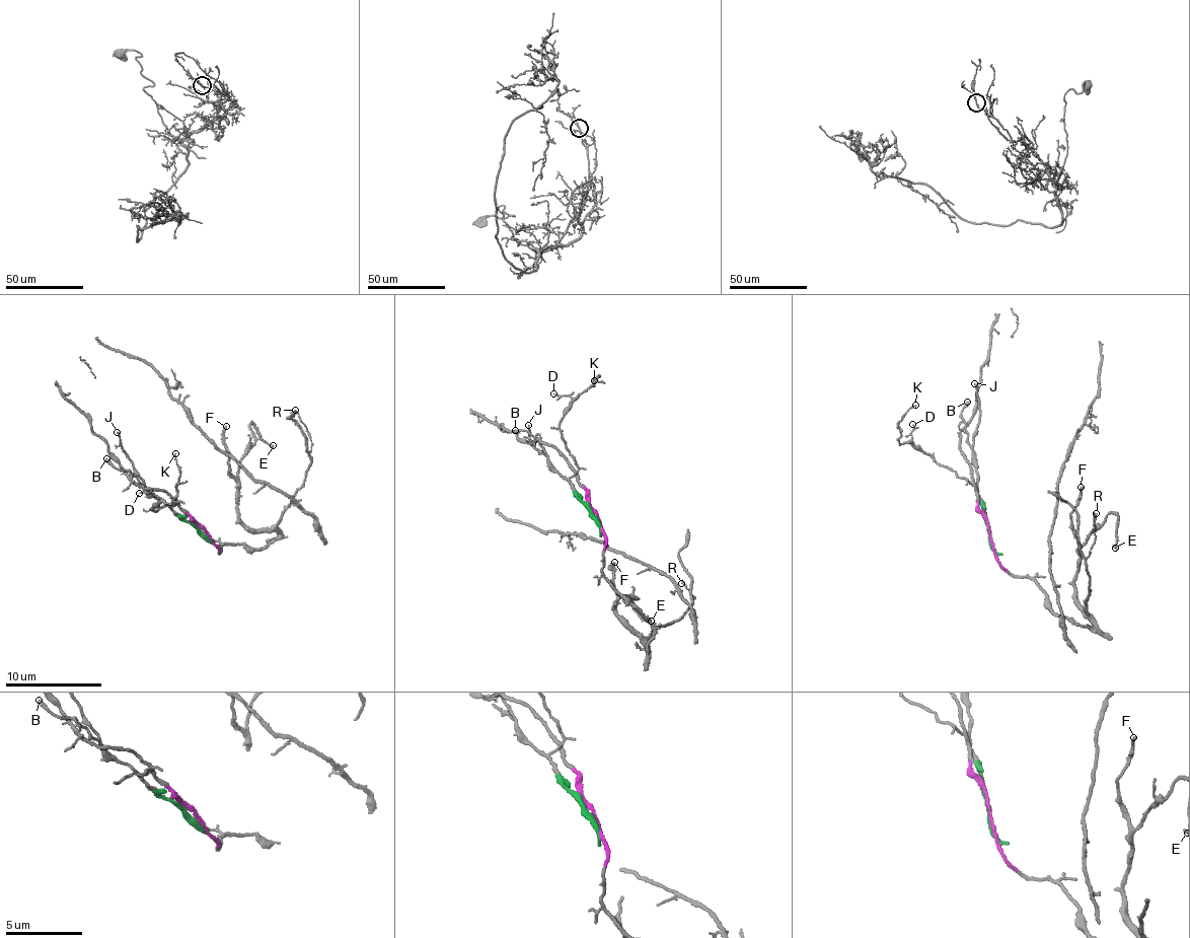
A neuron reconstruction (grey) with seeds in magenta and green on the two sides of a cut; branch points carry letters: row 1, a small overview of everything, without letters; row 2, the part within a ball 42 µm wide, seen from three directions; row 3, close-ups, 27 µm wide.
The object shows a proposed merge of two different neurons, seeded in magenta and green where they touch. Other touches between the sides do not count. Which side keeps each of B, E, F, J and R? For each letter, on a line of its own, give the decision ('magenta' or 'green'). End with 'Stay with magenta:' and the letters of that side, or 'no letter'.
B: green
E: magenta
F: magenta
J: green
R: magenta
Stay with magenta: E, F, R

